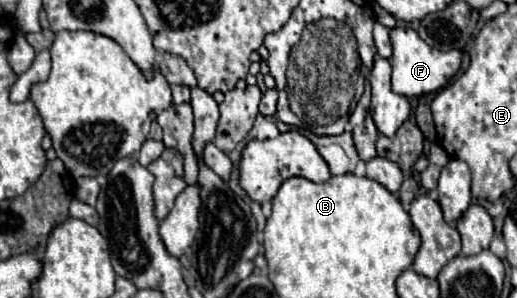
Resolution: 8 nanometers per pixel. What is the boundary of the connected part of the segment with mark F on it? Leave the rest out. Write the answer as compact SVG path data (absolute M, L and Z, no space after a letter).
M393 27L391 29L391 43L393 43L393 91L405 97L419 97L425 93L433 93L443 89L449 79L457 73L461 67L461 51L437 51L435 47L429 47L413 29L407 27Z

